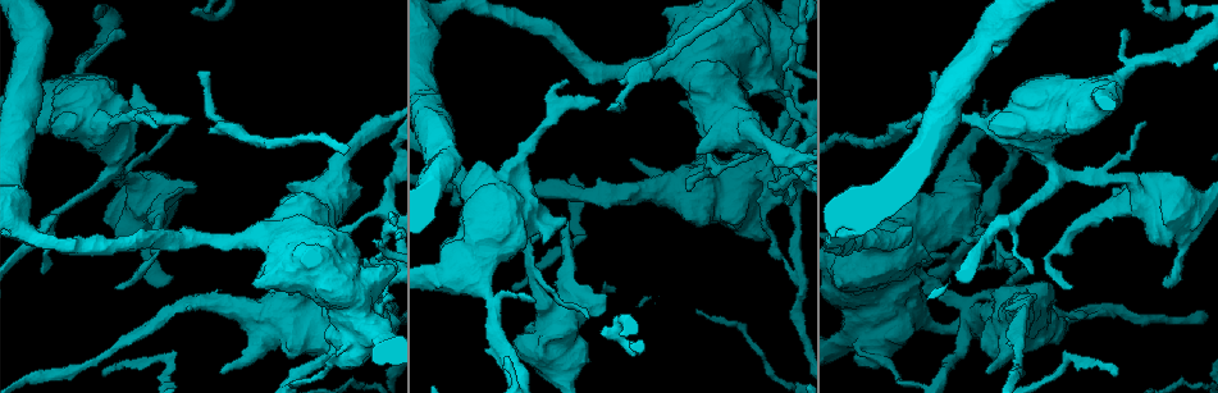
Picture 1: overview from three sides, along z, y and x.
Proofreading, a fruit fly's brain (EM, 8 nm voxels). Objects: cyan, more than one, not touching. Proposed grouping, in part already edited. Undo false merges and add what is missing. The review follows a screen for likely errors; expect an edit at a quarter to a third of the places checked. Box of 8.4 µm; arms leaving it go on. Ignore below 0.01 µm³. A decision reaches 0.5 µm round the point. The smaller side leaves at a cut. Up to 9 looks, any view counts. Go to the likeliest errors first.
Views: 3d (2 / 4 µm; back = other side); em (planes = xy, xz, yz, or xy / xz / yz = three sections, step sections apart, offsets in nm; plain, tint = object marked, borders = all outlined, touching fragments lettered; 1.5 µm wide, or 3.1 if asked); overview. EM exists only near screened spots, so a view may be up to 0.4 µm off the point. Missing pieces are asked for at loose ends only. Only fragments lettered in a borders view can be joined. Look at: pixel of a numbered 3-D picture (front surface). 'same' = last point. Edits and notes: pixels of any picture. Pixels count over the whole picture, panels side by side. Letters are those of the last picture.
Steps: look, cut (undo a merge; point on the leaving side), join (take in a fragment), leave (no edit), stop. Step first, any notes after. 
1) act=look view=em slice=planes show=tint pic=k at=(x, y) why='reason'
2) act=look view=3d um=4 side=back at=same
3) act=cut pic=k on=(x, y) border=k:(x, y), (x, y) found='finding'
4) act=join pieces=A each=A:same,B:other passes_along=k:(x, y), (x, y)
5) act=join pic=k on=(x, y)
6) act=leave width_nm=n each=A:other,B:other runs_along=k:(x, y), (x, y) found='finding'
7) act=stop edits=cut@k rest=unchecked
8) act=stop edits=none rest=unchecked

act=look view=em slice=xz step=8 show=borders pic=1 at=(1163, 284) why='free end'

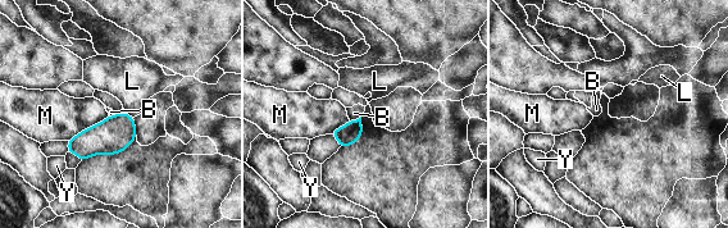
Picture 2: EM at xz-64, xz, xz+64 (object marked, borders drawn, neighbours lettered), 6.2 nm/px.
act=look view=em slice=planes show=borders at=same why='another direction'

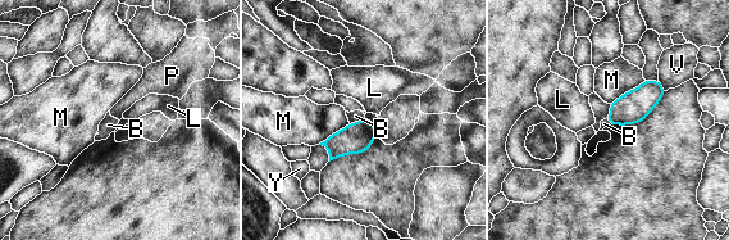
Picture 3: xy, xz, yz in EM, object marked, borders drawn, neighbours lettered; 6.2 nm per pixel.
act=leave each=B:other,L:other,M:other,P:other,V:other,Y:other border=3:(364, 117), (350, 123) found='no lettered fragment goes on from it'

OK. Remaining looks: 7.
act=look view=em slice=xz step=8 show=tint pic=1 at=(910, 127) why='free end'

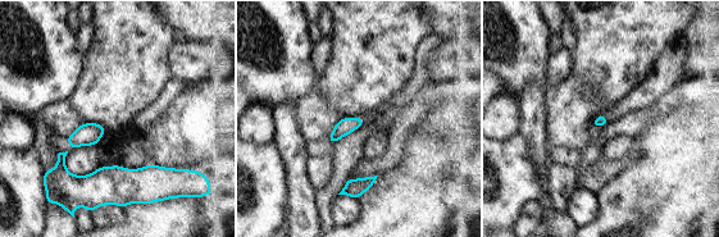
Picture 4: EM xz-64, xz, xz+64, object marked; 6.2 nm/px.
act=look view=em slice=xz step=8 show=borders at=same

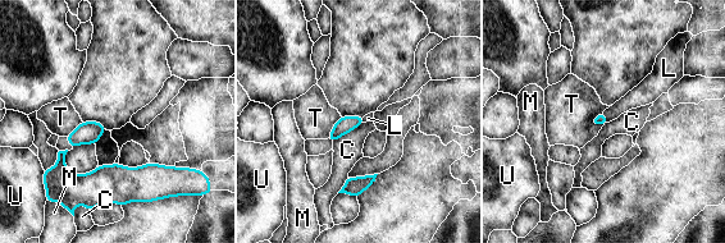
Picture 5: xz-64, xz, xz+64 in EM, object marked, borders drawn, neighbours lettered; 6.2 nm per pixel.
act=join pieces=L each=C:other,L:same,M:other,T:other,U:other passes_along=5:(601, 119), (606, 118), (639, 96) found='it goes on there'

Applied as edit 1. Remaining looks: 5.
act=stop edits=join@5 rest=unchecked

